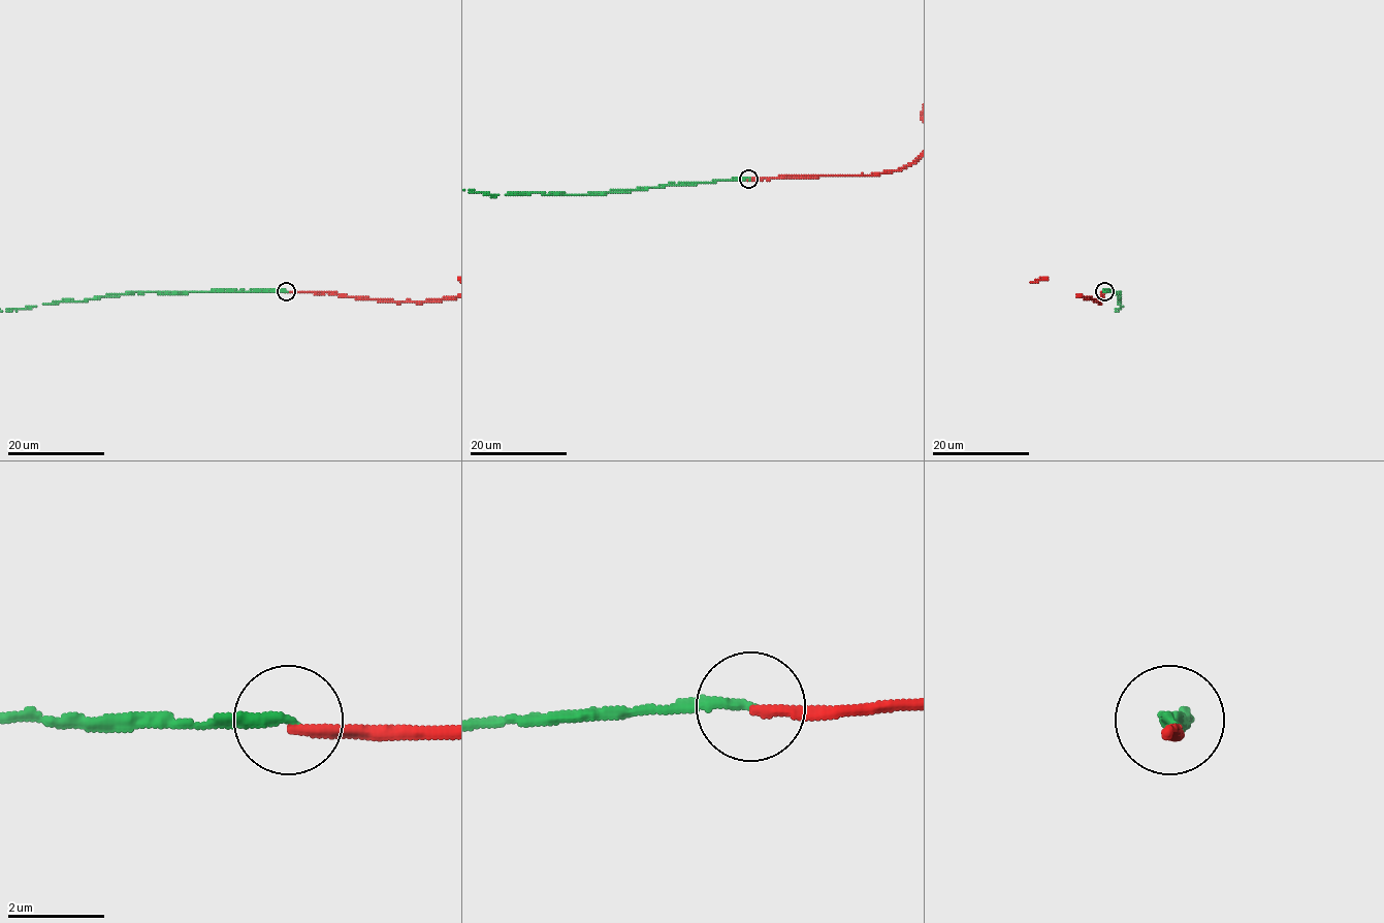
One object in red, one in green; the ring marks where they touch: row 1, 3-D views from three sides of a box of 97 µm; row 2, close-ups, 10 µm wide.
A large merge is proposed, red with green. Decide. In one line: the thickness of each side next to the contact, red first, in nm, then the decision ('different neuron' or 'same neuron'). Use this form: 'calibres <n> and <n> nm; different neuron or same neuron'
calibres 220 and 220 nm; different neuron

